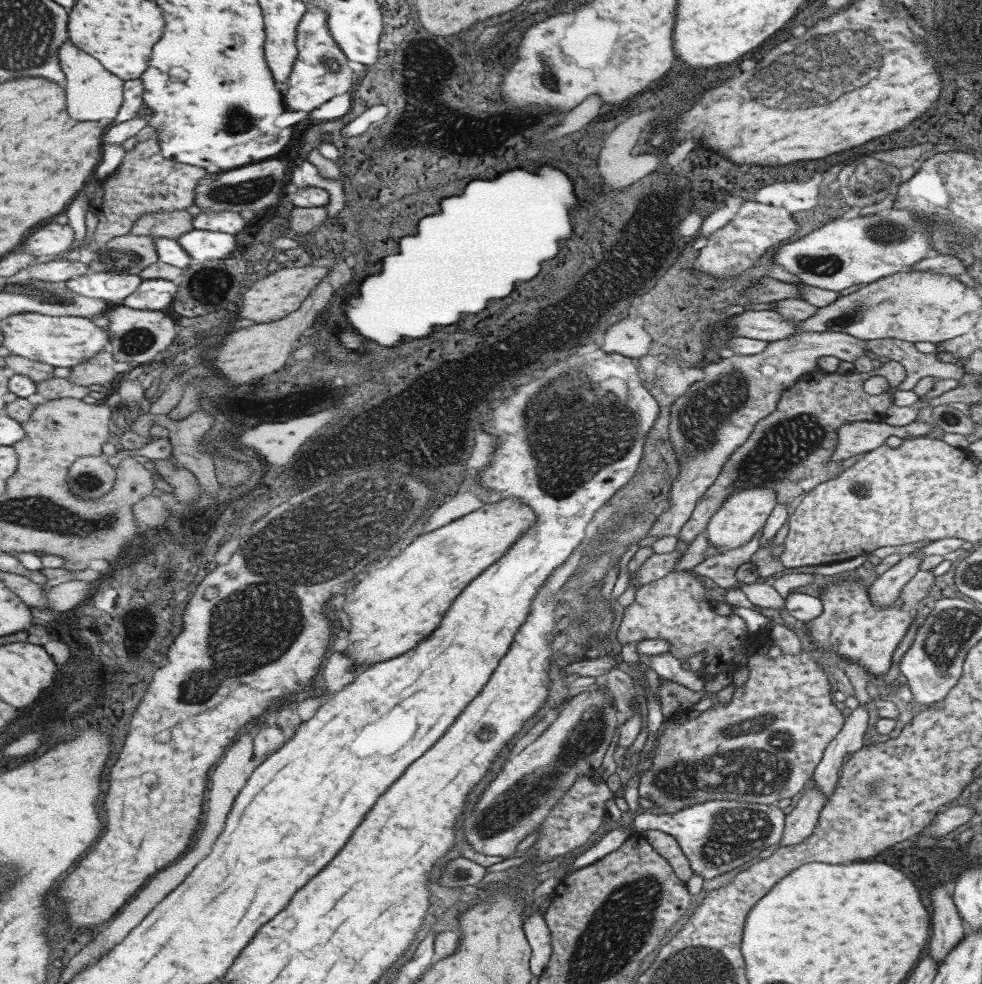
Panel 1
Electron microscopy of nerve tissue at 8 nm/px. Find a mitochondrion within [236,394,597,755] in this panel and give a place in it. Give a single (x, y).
(339, 444)

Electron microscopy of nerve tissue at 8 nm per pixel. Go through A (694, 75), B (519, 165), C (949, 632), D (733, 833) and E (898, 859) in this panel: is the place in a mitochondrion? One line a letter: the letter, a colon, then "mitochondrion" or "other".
A: other
B: other
C: mitochondrion
D: mitochondrion
E: other

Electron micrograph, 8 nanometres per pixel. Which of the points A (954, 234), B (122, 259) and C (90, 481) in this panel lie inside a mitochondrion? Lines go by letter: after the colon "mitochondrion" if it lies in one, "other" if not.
A: mitochondrion
B: mitochondrion
C: mitochondrion

